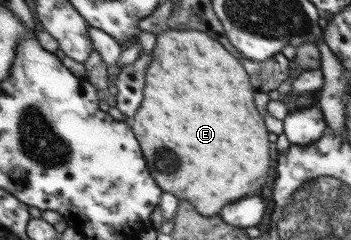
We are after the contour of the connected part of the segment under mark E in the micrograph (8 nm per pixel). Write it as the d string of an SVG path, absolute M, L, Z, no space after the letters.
M170 29L157 33L142 93L142 103L129 122L132 129L136 129L136 137L140 137L140 145L144 145L148 169L152 169L152 177L160 181L160 189L178 199L186 199L200 214L208 217L266 183L272 159L262 117L252 103L254 91L242 65L222 49L220 43L198 31Z

